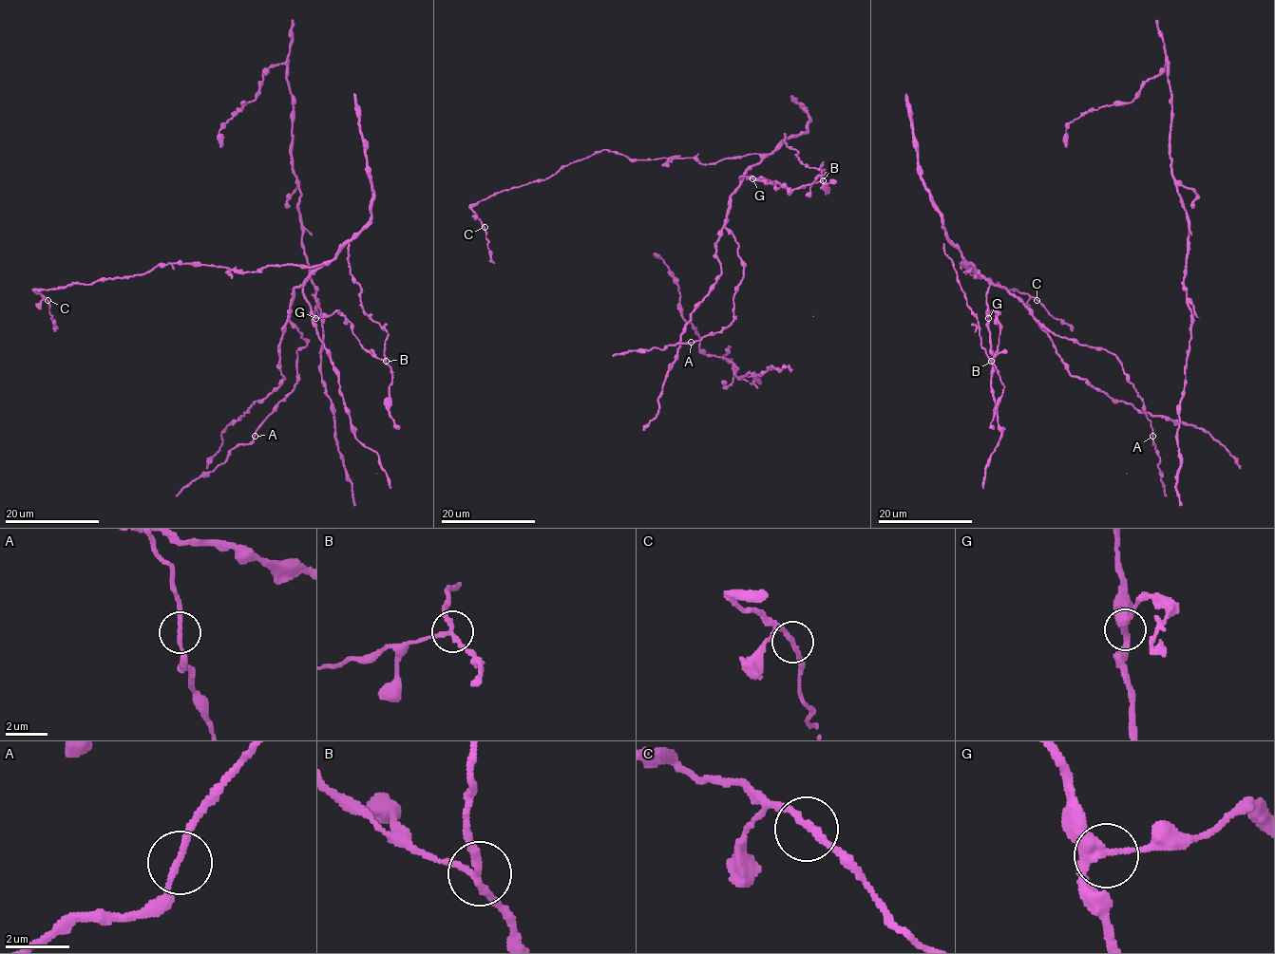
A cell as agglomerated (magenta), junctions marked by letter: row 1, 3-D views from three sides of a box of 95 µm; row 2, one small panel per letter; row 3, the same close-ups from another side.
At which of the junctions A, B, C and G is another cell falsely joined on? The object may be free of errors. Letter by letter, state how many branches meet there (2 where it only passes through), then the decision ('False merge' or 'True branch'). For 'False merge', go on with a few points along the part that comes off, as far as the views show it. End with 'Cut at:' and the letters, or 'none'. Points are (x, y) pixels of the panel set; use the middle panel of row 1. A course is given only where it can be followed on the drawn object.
A: Branches: 2. True branch
B: Branches: 3. False merge. Course of the part to remove: (822, 180), (821, 171), (825, 170), (807, 167), (797, 157), (797, 152), (787, 146), (786, 133)
C: Branches: 2. True branch
G: Branches: 3. True branch
Cut at: B

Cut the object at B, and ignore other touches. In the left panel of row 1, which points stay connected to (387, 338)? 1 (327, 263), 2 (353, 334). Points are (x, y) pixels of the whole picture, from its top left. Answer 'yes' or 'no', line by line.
1: no
2: no

